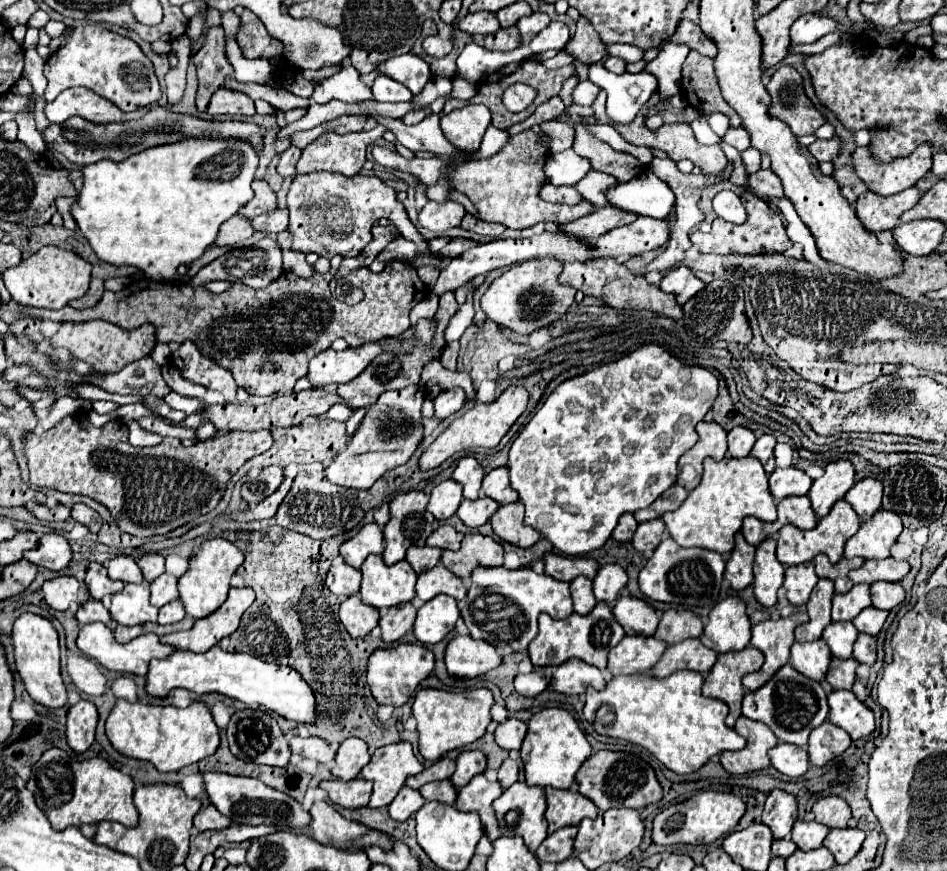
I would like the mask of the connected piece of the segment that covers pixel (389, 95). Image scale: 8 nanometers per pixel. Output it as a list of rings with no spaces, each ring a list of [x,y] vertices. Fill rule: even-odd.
[[[378,75],[374,79],[372,93],[374,93],[376,101],[388,101],[388,103],[410,101],[412,99],[412,91],[406,93],[406,87],[402,83],[398,83],[394,79],[388,79],[386,75]]]

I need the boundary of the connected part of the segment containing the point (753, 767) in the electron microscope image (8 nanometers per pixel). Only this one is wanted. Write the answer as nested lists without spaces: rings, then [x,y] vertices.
[[[740,717],[734,725],[736,733],[748,739],[748,747],[744,751],[726,751],[720,755],[722,767],[732,775],[744,775],[752,771],[762,771],[770,767],[768,751],[778,745],[776,735],[768,731],[762,723],[752,723],[750,719]]]

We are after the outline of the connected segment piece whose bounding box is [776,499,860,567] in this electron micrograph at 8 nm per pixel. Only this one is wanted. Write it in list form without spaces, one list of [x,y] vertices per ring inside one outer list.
[[[836,501],[832,511],[818,519],[818,525],[816,529],[812,531],[800,531],[798,527],[792,527],[792,525],[784,525],[778,533],[778,549],[776,549],[776,557],[782,565],[790,567],[790,565],[800,565],[800,563],[808,563],[812,561],[818,553],[824,553],[828,555],[830,563],[838,563],[842,559],[842,553],[844,553],[844,543],[856,535],[856,531],[860,529],[860,519],[856,515],[856,511],[844,501]]]

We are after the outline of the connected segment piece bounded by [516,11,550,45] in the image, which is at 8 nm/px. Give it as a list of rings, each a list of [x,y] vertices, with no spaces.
[[[536,11],[536,13],[532,13],[532,15],[524,17],[524,19],[520,19],[520,23],[516,23],[516,27],[520,29],[522,45],[530,43],[532,37],[536,37],[544,27],[548,27],[548,23],[550,23],[550,17],[546,13],[540,13],[540,11]]]

